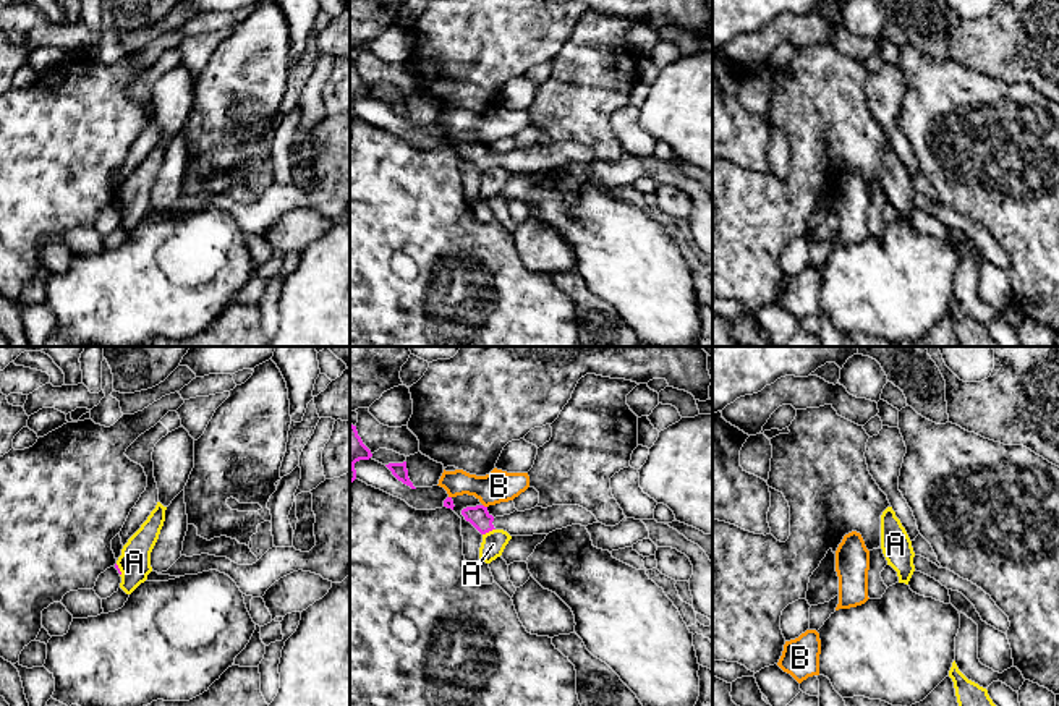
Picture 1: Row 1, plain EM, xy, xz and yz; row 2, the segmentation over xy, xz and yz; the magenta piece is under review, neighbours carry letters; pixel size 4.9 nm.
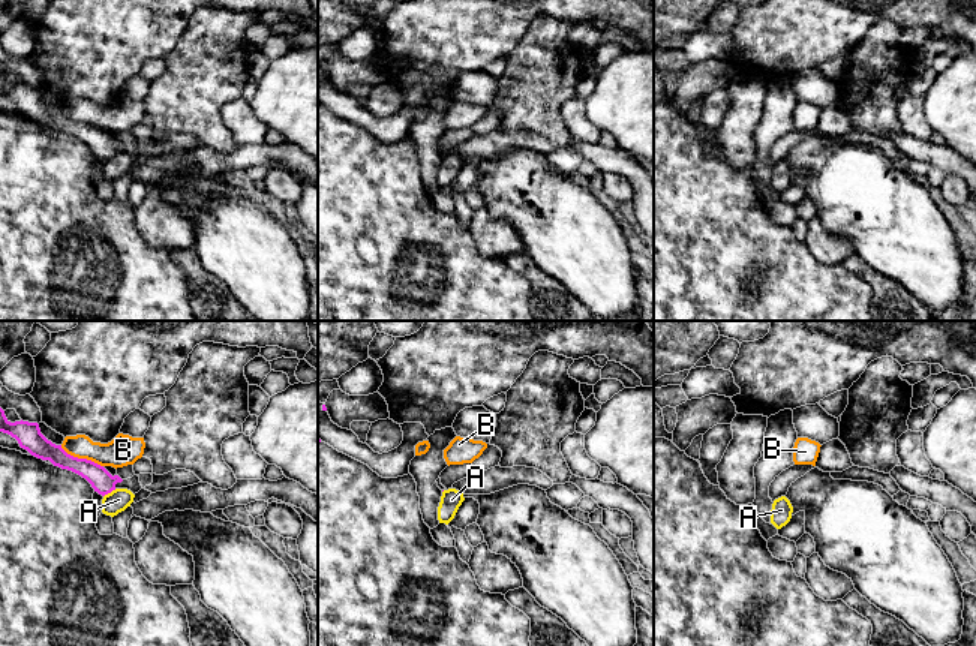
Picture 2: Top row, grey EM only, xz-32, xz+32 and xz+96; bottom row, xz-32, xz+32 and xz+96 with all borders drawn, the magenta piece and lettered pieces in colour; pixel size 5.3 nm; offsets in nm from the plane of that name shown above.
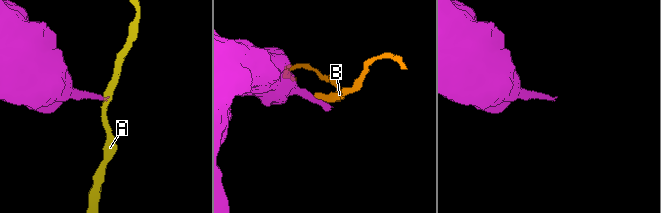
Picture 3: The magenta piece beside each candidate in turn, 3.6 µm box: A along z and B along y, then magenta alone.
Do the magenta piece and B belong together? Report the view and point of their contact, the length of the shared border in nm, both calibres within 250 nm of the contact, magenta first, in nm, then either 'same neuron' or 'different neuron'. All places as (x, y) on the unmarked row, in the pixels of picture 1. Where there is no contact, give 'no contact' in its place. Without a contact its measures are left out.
xz (483, 143) | 30 nm | 100/160 nm | different neuron

